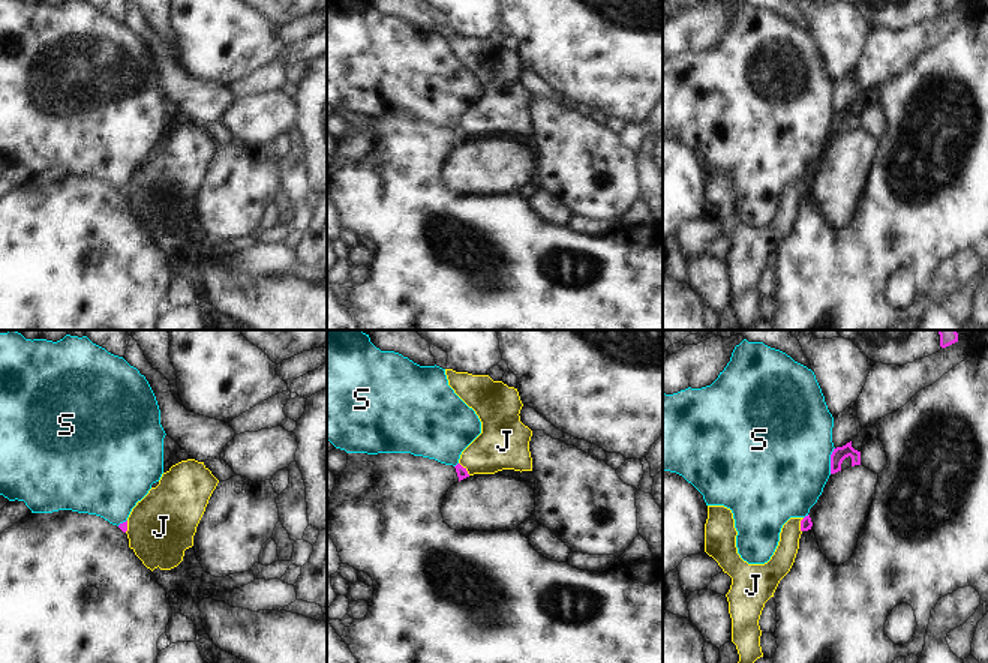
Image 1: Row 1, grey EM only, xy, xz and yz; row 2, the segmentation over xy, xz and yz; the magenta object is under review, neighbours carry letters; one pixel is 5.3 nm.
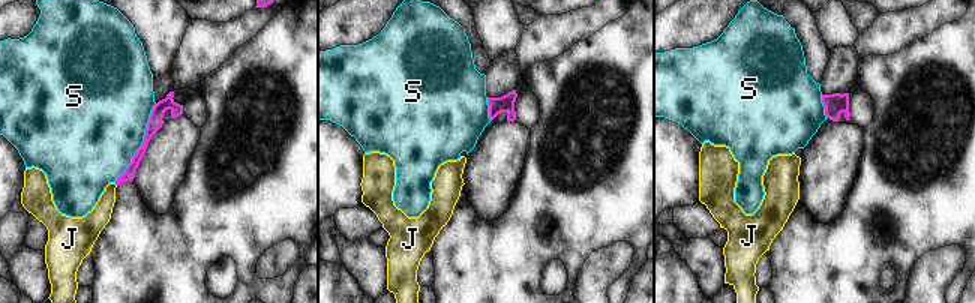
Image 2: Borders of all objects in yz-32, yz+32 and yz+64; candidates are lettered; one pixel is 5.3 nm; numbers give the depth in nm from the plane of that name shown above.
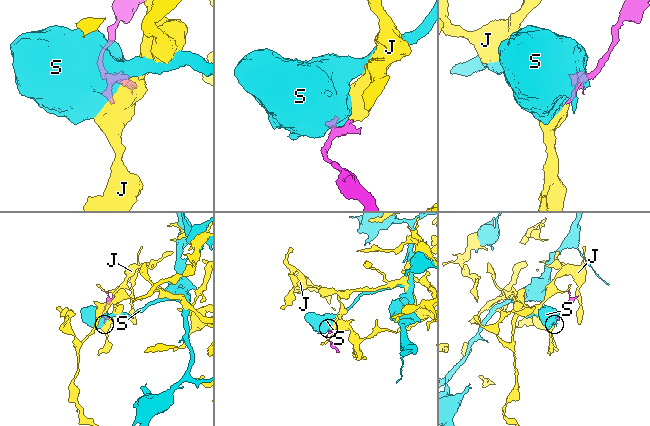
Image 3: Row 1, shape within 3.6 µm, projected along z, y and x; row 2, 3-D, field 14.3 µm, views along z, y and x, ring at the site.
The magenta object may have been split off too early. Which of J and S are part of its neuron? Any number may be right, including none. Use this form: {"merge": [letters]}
{"merge": []}

